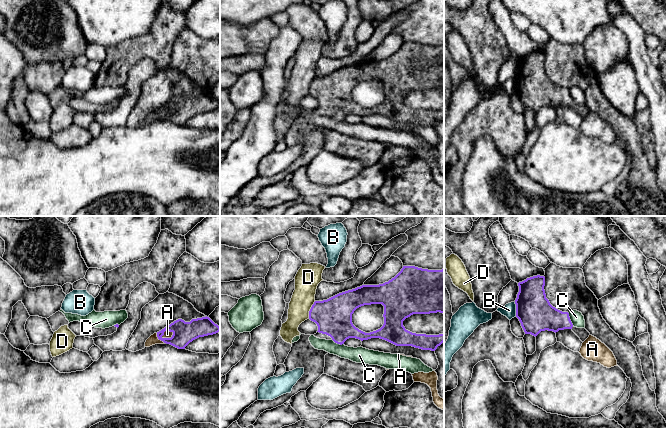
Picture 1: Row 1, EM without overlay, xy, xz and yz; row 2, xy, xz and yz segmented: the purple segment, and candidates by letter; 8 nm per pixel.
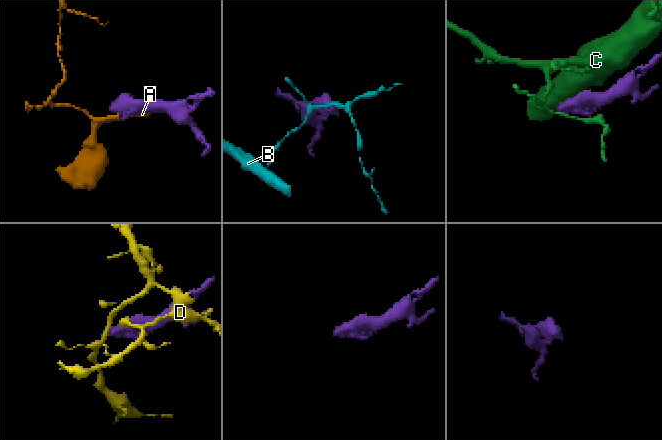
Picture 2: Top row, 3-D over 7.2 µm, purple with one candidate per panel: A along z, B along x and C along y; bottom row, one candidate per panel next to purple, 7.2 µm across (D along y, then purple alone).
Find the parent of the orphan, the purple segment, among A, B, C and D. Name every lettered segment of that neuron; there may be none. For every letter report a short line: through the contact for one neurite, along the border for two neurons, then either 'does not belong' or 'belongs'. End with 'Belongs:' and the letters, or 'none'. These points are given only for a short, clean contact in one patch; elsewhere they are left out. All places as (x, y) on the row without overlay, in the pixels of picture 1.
A: does not belong
B: does not belong
C: line yz (568, 89), (573, 101); does not belong
D: line xz (315, 77), (309, 87), (308, 94); does not belong
Belongs: none

